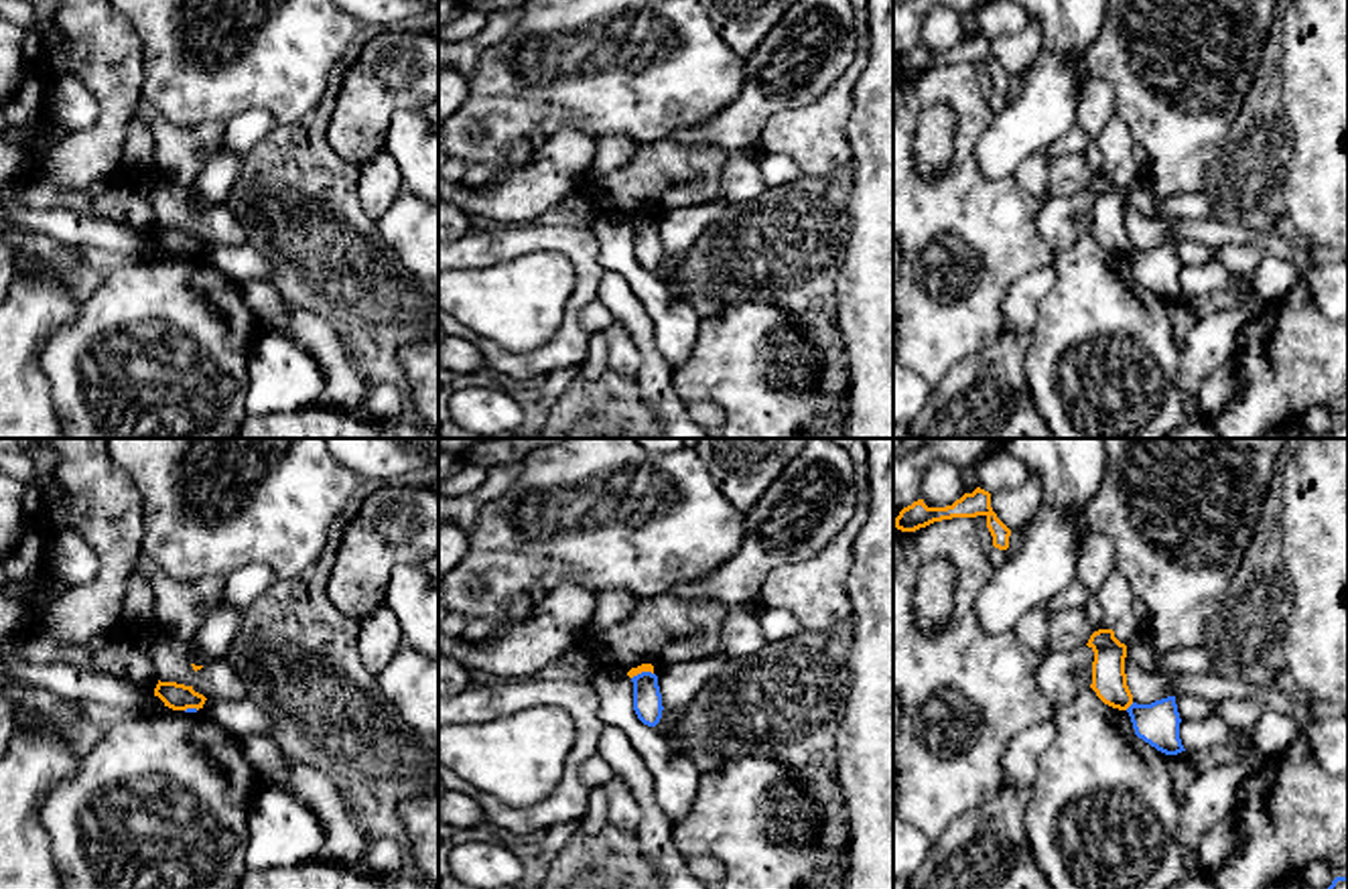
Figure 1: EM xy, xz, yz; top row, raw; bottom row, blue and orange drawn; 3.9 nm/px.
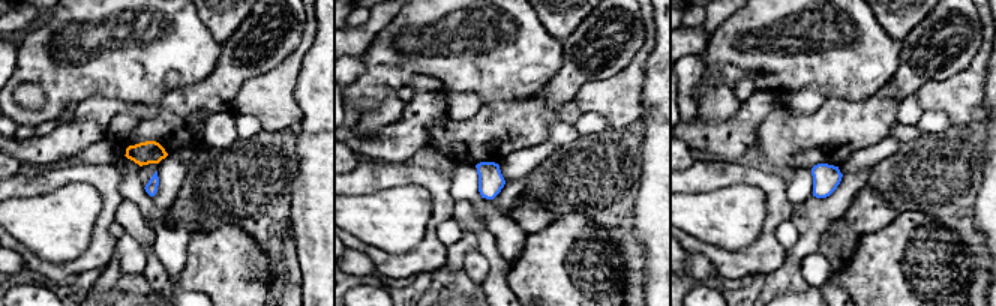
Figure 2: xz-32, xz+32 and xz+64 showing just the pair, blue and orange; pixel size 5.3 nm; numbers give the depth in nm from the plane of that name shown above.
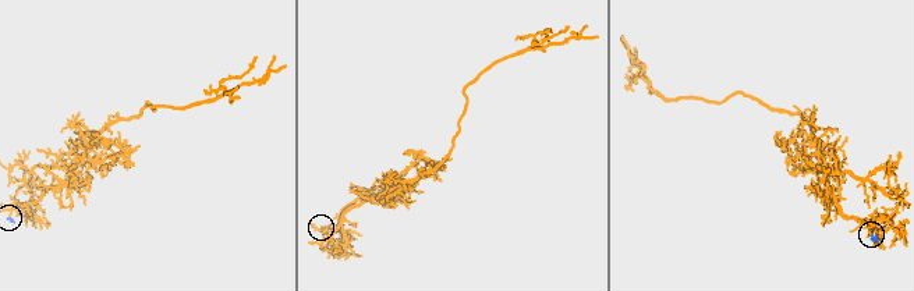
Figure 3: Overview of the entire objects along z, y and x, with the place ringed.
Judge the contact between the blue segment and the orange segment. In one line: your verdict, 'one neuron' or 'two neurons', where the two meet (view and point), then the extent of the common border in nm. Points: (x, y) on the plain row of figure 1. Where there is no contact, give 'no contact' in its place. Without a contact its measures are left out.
two neurons | yz (1131, 250) | 50 nm

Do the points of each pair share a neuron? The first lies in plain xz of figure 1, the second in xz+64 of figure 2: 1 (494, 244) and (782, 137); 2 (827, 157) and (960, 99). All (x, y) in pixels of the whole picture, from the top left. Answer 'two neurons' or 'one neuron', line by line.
1: two neurons
2: one neuron

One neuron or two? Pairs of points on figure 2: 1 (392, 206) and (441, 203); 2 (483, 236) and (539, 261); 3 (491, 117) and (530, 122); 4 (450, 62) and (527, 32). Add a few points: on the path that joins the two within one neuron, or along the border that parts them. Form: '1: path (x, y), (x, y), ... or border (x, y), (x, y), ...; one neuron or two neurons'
1: border (402, 183), (422, 185), (431, 195), (425, 237); two neurons
2: border (509, 266), (507, 285), (512, 290); two neurons
3: path (500, 122), (521, 122); one neuron
4: path (470, 59), (488, 57), (494, 51), (510, 51); one neuron

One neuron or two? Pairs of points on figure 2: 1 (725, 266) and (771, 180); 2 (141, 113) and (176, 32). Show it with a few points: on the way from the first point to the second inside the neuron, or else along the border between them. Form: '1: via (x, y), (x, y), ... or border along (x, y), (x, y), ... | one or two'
1: via (750, 257), (767, 240), (774, 206) | one
2: border along (179, 87), (153, 101), (111, 99) | two

